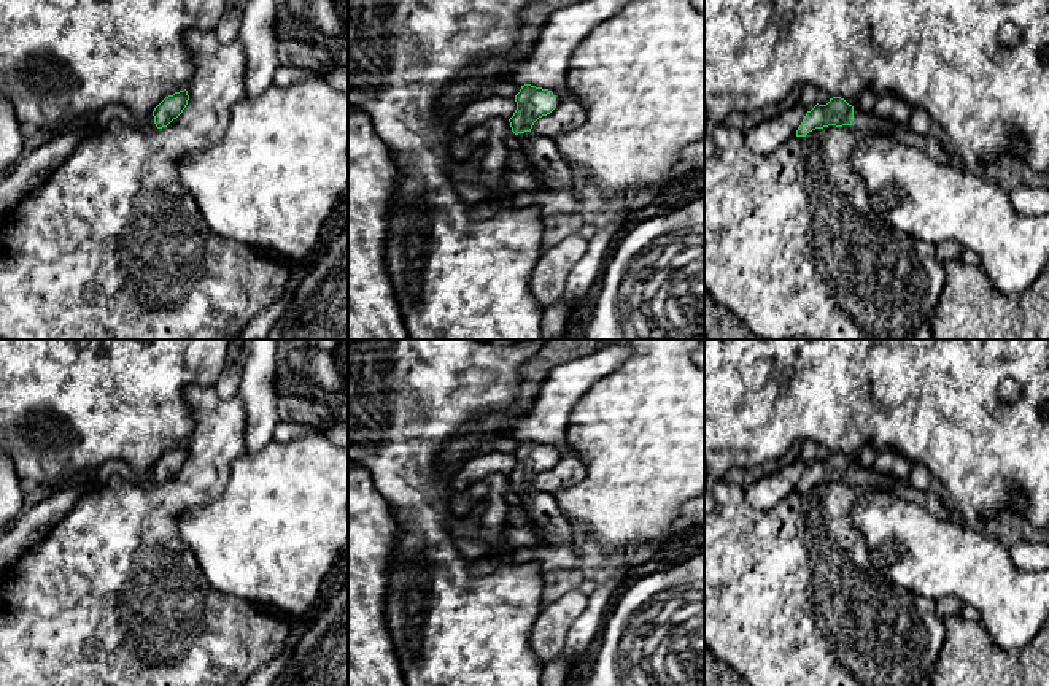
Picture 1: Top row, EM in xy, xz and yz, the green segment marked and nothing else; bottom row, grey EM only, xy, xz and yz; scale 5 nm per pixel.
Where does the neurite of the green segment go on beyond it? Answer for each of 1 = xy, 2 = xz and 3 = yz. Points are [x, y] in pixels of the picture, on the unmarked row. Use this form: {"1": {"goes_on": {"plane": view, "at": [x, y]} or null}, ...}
{"1": {"goes_on": null}, "2": {"goes_on": {"plane": "xz", "at": [541, 508]}}, "3": {"goes_on": {"plane": "yz", "at": [865, 478]}}}

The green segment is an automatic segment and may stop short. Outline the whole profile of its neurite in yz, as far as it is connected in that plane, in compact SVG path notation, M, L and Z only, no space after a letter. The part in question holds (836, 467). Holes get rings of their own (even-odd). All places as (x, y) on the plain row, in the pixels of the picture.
M833 453L826 461L815 461L811 467L806 468L801 481L796 486L796 492L806 492L815 484L823 484L828 481L852 481L861 489L881 489L893 491L903 481L881 475L873 468L863 468L857 462L854 464L841 453Z

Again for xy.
M186 445L165 453L153 467L156 483L167 483L173 475L176 475L186 464L188 456L189 451Z

